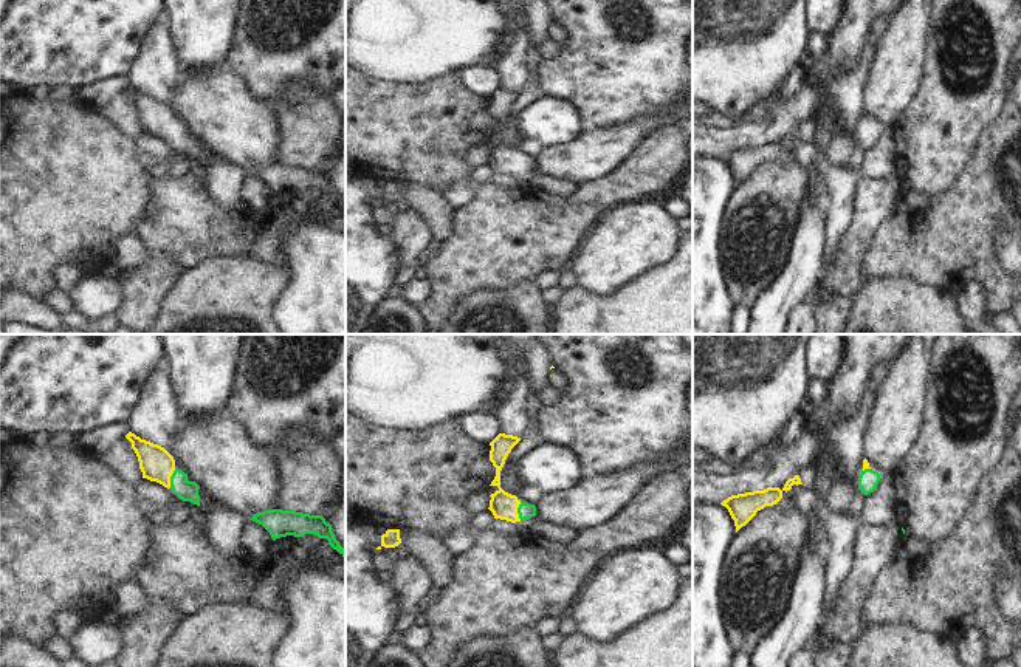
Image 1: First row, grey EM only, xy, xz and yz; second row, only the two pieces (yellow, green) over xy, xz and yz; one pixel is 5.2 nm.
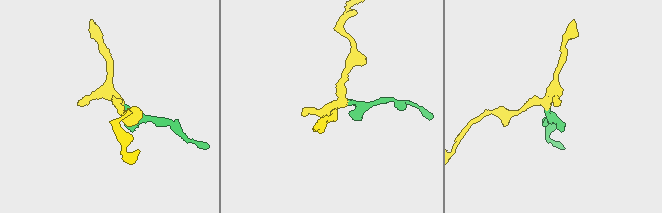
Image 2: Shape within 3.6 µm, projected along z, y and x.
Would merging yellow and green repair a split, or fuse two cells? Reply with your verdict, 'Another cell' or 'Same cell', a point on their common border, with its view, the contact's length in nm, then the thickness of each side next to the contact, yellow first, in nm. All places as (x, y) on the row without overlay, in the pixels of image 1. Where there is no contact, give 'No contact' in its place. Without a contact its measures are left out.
Same cell. Touches yellow at xz (516, 164). Shared border 100 nm. Thickness 140 nm (yellow) against 90 nm.

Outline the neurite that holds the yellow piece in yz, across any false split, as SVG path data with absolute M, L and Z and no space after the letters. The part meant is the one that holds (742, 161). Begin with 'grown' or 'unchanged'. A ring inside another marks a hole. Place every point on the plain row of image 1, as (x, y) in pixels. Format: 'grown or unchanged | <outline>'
unchanged | M767 141L764 144L731 149L720 158L728 162L737 186L756 169L758 164L764 162L765 159L776 158L781 152L782 144L779 141Z

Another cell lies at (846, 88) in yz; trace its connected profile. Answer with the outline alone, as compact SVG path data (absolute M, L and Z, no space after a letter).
M880 14L874 20L863 54L851 71L829 74L823 84L807 76L803 88L792 101L781 104L773 118L741 121L728 128L699 125L693 121L693 156L720 158L731 149L778 141L796 128L799 118L813 118L827 96L840 105L843 127L858 136L865 113L865 82L874 57L875 42L889 19L888 14Z

